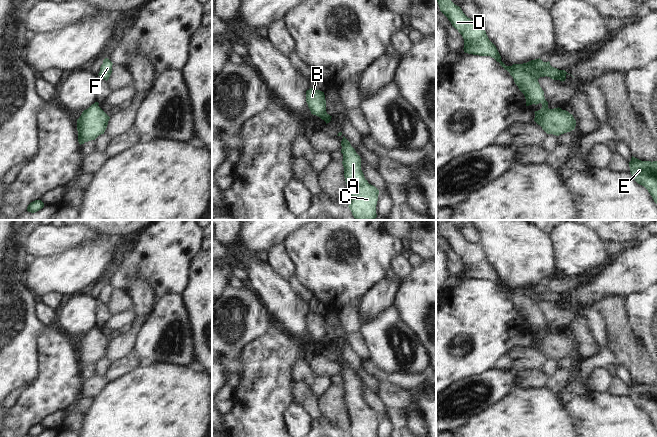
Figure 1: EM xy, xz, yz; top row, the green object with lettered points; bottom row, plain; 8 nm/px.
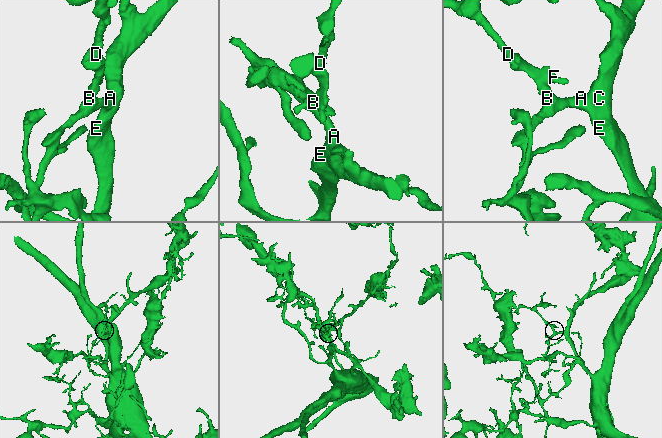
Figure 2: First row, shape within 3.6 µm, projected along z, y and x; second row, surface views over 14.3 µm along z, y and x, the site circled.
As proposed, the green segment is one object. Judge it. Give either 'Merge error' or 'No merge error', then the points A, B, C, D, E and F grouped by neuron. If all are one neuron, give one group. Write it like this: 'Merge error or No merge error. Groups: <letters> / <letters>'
No merge error. Groups: A B C D E F.

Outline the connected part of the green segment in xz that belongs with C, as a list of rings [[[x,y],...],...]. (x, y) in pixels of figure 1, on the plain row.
[[[343,360],[341,365],[344,401],[350,418],[352,437],[376,437],[379,414],[368,407],[361,394],[361,382]]]

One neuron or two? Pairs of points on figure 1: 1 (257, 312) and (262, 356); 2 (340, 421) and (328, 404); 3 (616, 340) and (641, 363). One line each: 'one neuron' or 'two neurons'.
1: two neurons
2: one neuron
3: one neuron

